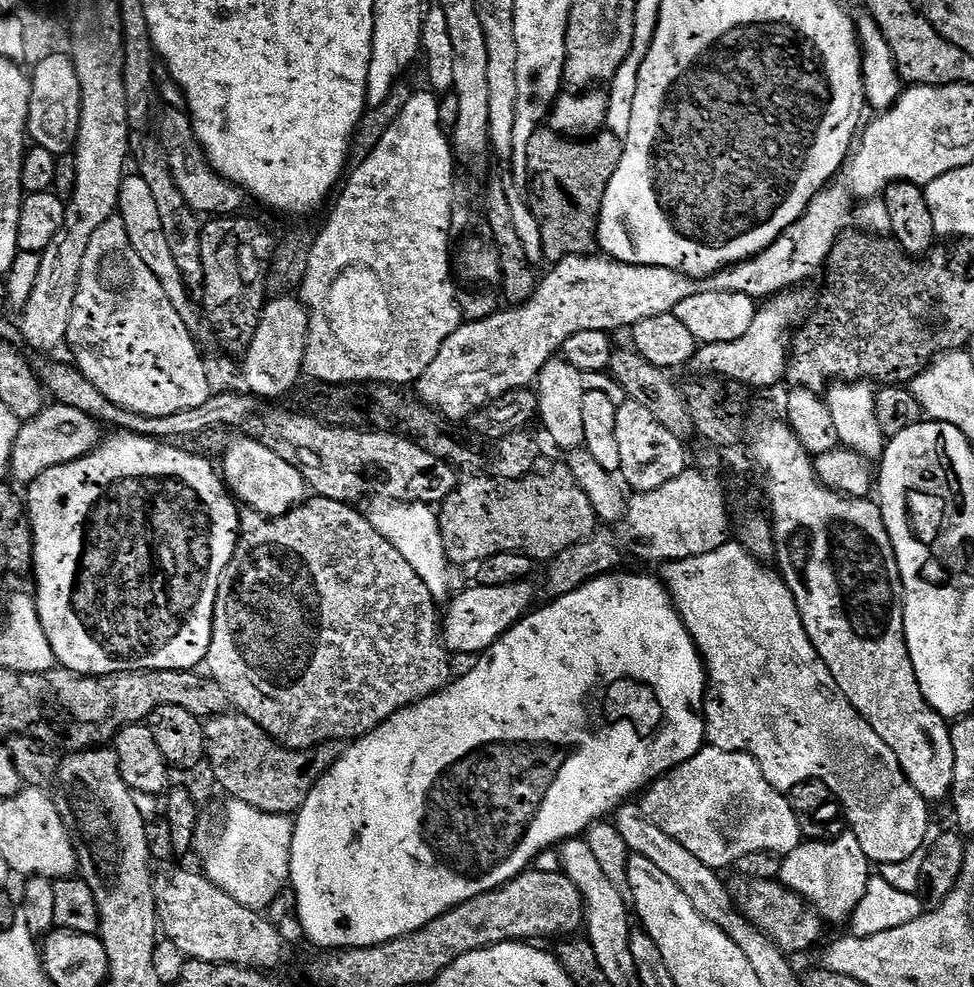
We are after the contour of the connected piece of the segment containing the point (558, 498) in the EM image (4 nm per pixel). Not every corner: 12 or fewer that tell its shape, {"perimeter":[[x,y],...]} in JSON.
{"perimeter":[[567,463],[468,492],[443,513],[448,559],[551,562],[591,540]]}

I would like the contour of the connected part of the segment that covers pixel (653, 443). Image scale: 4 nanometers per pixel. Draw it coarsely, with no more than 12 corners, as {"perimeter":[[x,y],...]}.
{"perimeter":[[616,409],[619,475],[658,490],[684,472],[685,441],[650,410]]}

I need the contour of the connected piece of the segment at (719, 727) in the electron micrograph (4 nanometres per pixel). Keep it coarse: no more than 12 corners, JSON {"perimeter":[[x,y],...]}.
{"perimeter":[[739,542],[658,576],[706,673],[707,743],[826,785],[873,865],[929,801]]}

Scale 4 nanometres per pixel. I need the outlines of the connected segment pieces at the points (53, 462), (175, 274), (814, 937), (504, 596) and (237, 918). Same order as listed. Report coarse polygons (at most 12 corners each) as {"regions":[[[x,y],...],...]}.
{"regions":[[[49,403],[21,423],[11,479],[46,470],[89,456],[97,420]],[[145,182],[121,191],[130,246],[162,282],[166,298],[199,333],[202,316],[170,254]],[[736,878],[736,910],[783,953],[804,952],[826,929],[779,879]],[[528,580],[447,601],[442,643],[485,652],[533,611]],[[207,876],[155,877],[161,933],[188,960],[276,970],[267,915]]]}

